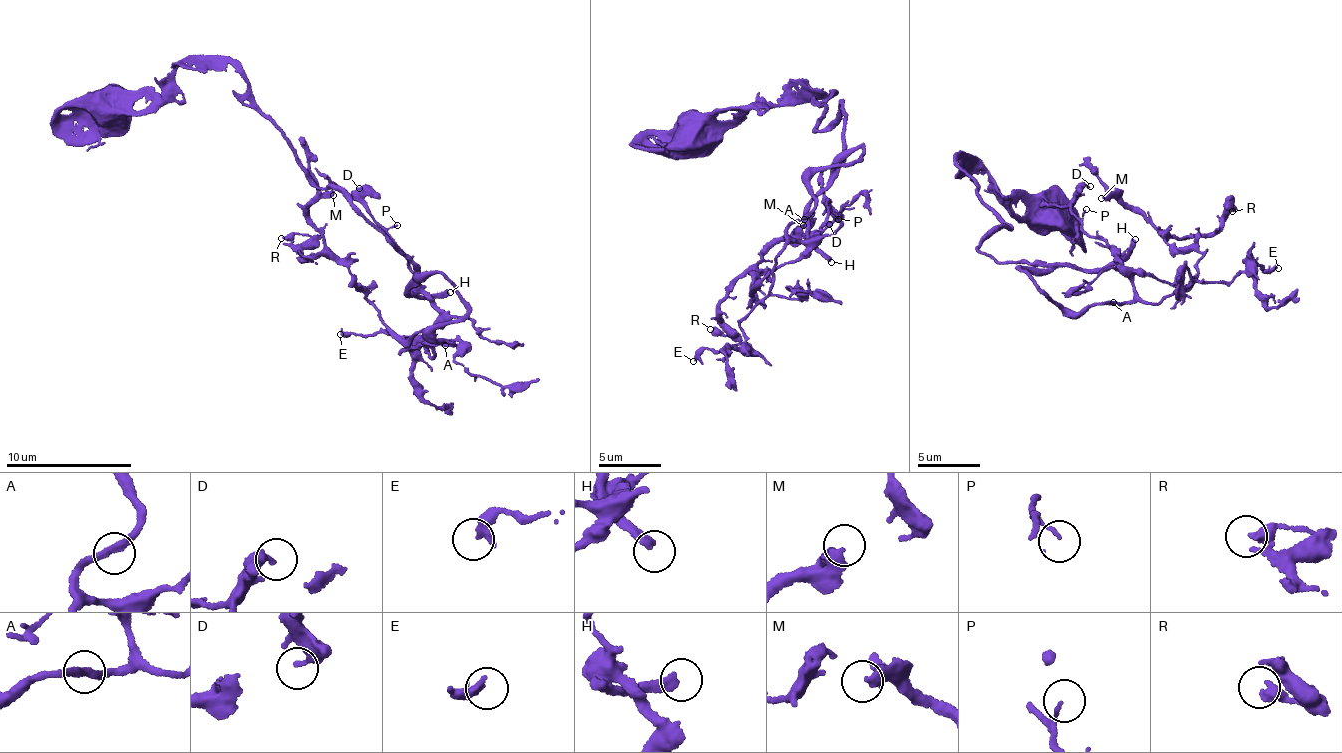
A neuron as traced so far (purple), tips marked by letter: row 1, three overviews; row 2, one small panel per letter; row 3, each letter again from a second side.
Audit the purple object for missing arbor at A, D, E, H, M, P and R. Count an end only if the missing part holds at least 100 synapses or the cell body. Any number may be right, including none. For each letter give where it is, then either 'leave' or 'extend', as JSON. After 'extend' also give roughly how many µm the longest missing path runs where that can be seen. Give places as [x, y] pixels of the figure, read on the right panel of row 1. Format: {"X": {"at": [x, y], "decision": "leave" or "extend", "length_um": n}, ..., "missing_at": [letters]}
{"A": {"at": [1113, 302], "decision": "leave"}, "D": {"at": [1090, 186], "decision": "leave"}, "E": {"at": [1278, 268], "decision": "leave"}, "H": {"at": [1135, 239], "decision": "extend", "length_um": 35}, "M": {"at": [1101, 198], "decision": "leave"}, "P": {"at": [1086, 209], "decision": "leave"}, "R": {"at": [1232, 211], "decision": "leave"}, "missing_at": ["H"]}

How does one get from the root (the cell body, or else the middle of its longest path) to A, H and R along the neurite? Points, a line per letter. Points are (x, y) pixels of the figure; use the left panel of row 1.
A: (107, 103), (163, 96), (179, 64), (221, 56), (304, 174), (451, 283), (466, 308), (438, 327), (445, 345)
H: (107, 103), (163, 96), (179, 64), (221, 56), (304, 174), (332, 185), (418, 266), (408, 292), (450, 292)
R: (107, 103), (221, 56), (304, 174), (418, 266), (408, 292), (439, 321), (405, 339), (349, 269), (281, 238)

